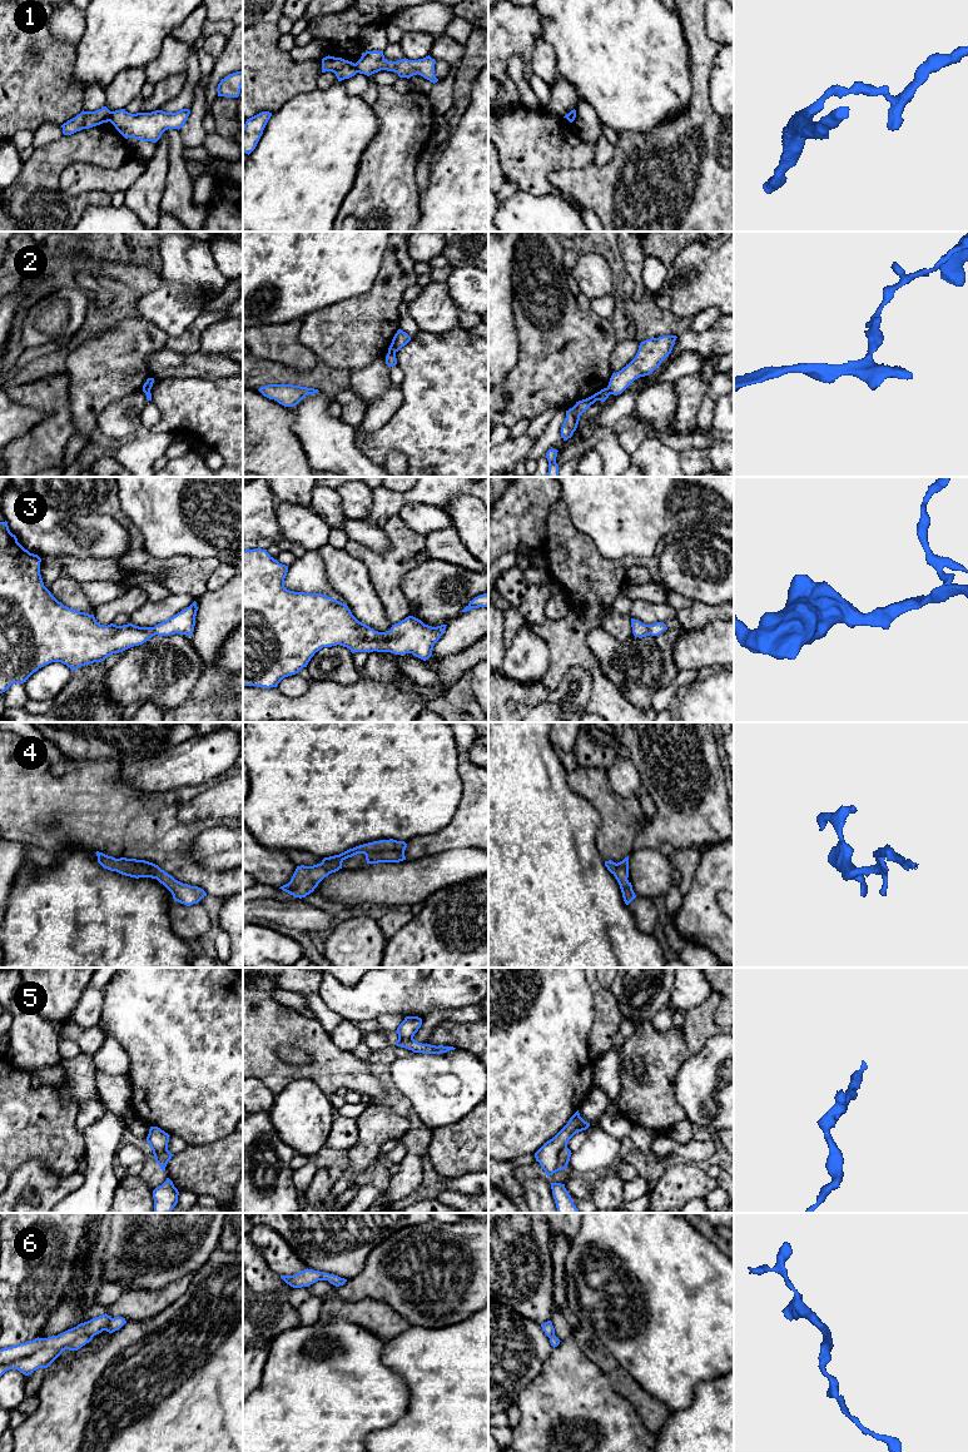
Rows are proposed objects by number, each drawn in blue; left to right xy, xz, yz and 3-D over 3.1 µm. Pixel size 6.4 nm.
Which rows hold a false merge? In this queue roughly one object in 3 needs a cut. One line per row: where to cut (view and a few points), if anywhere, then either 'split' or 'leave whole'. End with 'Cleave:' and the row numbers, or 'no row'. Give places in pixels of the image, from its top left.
1: cut xy (112, 112), (109, 120); split
2: cut xz (388, 351), (395, 353); split
3: cut none; leave whole
4: cut none; leave whole
5: cut yz (566, 1144), (557, 1155), (557, 1163), (561, 1168); split
6: cut none; leave whole
Cleave: 1, 2, 5

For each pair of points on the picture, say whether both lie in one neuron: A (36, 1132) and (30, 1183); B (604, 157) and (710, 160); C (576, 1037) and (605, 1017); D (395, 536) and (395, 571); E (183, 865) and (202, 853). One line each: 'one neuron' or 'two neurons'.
A: two neurons
B: two neurons
C: two neurons
D: one neuron
E: two neurons

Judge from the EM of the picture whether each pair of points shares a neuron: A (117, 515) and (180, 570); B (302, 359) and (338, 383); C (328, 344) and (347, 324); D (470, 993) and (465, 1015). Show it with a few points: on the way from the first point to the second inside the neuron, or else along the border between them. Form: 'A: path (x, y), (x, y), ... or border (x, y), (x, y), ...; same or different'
A: path (134, 535), (137, 550), (152, 565), (160, 566); same
B: border (318, 361), (304, 372), (293, 372), (284, 367); different
C: path (333, 339), (343, 329); same
D: border (475, 1004), (467, 1008), (438, 1010); different

